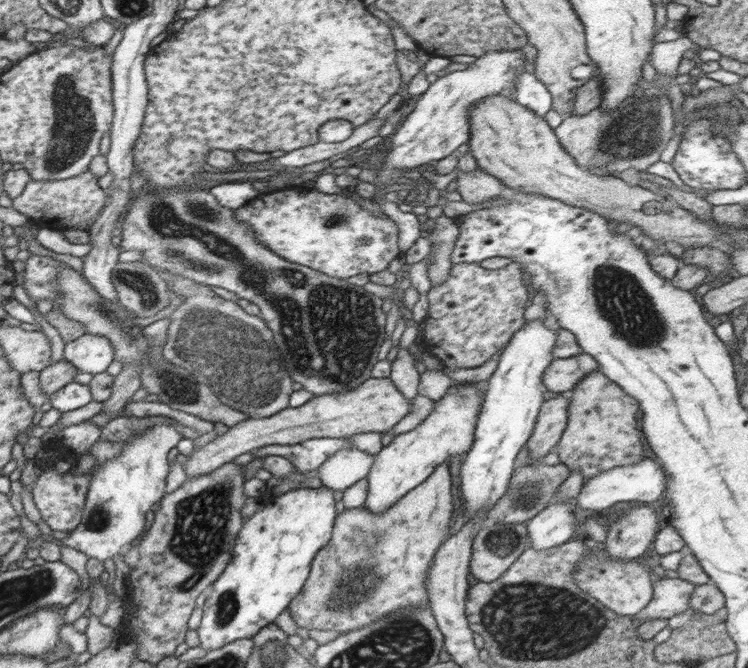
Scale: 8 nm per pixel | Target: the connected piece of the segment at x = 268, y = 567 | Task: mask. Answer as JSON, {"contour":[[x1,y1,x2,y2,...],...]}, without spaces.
{"contour":[[322,485,319,488,299,488,279,497,265,494,260,498,260,512,244,522,232,550,232,560,214,584,203,606,203,617,196,629,200,645,218,649,240,639,251,639,260,629,273,623,278,614,288,608,290,601,302,590,308,579,311,562,331,539,336,512,334,491]]}

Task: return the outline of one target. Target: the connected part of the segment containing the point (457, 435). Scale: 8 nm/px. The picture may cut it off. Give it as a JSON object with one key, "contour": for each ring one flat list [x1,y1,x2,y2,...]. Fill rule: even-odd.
{"contour":[[455,384,446,391,446,394,437,401,434,401,432,412,428,417,414,429,394,437,389,446,383,447,380,453,374,457,370,472,368,473,368,496,364,508,373,513,385,513,387,508,399,501,409,490,415,489,422,484,443,462,449,462,456,456,465,457,472,443,477,425,477,418,483,404,483,392,474,386,456,386]]}

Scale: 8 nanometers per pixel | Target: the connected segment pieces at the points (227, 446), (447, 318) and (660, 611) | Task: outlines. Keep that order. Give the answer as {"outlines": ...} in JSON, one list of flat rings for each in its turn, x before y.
{"outlines":[[[370,378,360,387,343,393,325,394,322,396,314,395,312,400,306,402,298,408,285,408,271,417,246,419,229,427,223,436,218,436,206,446,194,450,192,455,188,456,188,461,184,466,188,479,199,477,203,474,211,473,223,464,230,462,245,453,254,451,254,449,263,448,272,445,292,445,299,444,301,441,313,440,314,438,346,438,368,432,387,433,397,422,400,422,404,416,412,410,409,400,398,390,396,385,390,381,390,378]],[[512,261,507,267,498,270,486,270,479,263,461,262,451,267,451,273,445,282,432,286,428,291,430,306,424,318,421,344,432,356,448,370,472,369,484,365,504,345,507,345,512,336,524,325,526,302,529,302,528,289,524,285,525,268]],[[657,577,653,582,652,600,638,614,632,616,640,626,648,619,670,619,690,607,694,585,681,578]]]}

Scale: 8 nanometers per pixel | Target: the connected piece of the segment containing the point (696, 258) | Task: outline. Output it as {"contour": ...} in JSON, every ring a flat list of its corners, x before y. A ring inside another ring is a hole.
{"contour":[[693,246,683,248,682,260,685,264,705,266,710,274,718,277,728,277,732,267,729,267,730,256,724,250,712,246]]}

